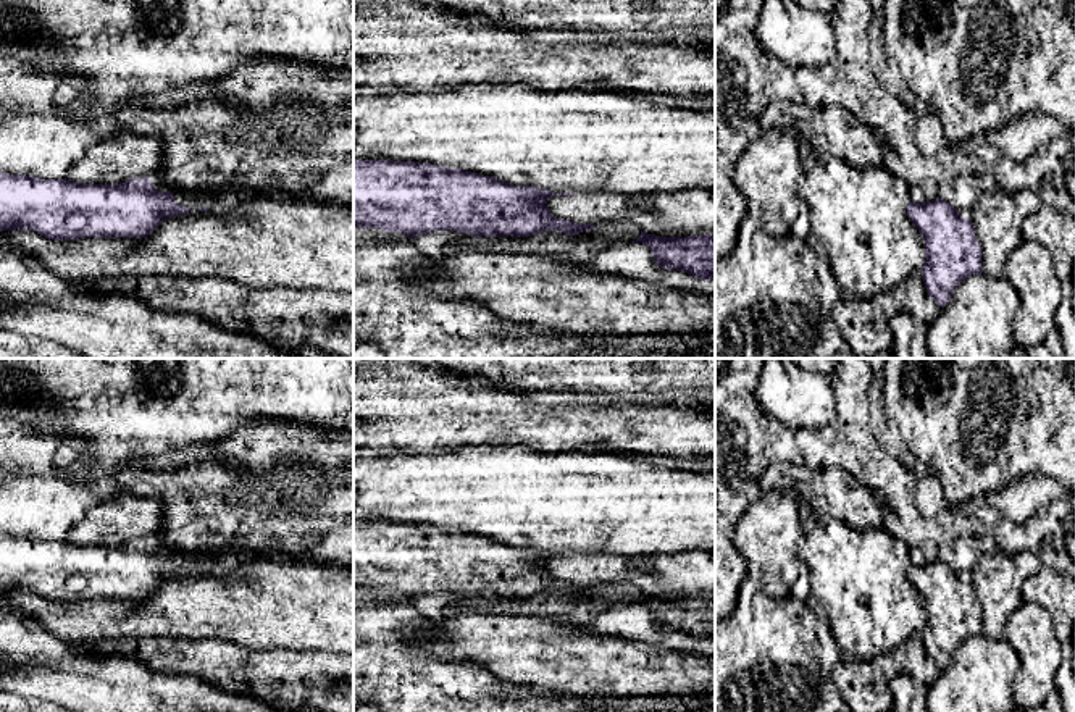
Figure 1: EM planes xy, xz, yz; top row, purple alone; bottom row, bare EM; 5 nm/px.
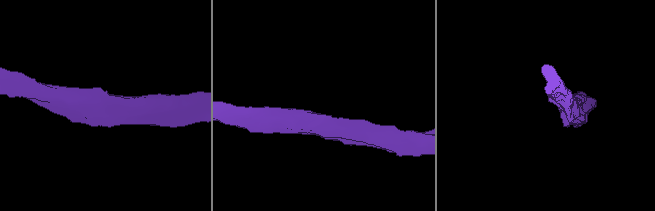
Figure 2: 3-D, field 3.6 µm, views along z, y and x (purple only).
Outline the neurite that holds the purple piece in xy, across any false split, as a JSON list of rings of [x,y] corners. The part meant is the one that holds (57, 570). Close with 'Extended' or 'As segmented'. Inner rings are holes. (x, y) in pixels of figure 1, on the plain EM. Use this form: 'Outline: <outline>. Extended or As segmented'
Outline: [[[0,533],[0,593],[29,591],[47,601],[73,602],[84,599],[147,599],[157,588],[171,578],[189,575],[190,570],[178,567],[173,554],[158,554],[152,541],[132,539],[121,546],[86,546],[69,541],[44,541],[26,536]]]. As segmented

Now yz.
Outline: [[[909,563],[907,578],[914,583],[925,604],[925,626],[920,631],[928,657],[944,670],[952,652],[970,636],[981,636],[981,605],[975,601],[975,589],[968,580],[962,580],[947,563]]]. As segmented

